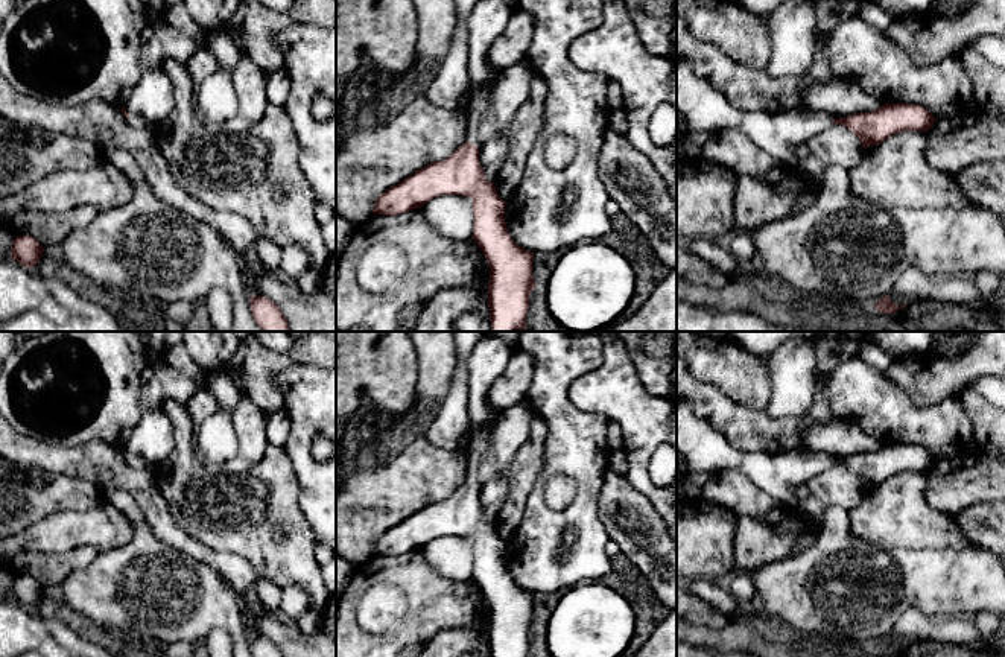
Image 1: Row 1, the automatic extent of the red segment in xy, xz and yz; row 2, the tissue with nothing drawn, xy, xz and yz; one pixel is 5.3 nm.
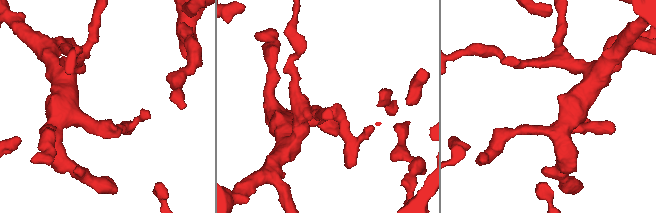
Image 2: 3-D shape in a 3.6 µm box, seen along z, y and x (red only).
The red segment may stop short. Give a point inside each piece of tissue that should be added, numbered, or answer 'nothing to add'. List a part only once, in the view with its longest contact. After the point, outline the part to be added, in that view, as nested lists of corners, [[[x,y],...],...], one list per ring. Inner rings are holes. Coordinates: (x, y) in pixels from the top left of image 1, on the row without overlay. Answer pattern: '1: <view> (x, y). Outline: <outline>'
1: xz (490, 356). Outline: [[[483,332],[467,360],[468,368],[468,417],[471,436],[465,447],[468,459],[467,481],[483,485],[494,471],[491,433],[496,417],[488,403],[488,389],[514,357],[514,350],[499,336]]]

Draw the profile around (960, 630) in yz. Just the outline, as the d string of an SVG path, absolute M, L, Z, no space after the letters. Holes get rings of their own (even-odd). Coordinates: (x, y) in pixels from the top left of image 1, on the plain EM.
M970 614L932 619L926 637L965 648L976 646L981 640L981 634Z

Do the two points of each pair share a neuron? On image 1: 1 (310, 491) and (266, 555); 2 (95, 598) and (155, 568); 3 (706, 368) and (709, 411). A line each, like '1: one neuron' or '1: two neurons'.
1: two neurons
2: one neuron
3: two neurons

